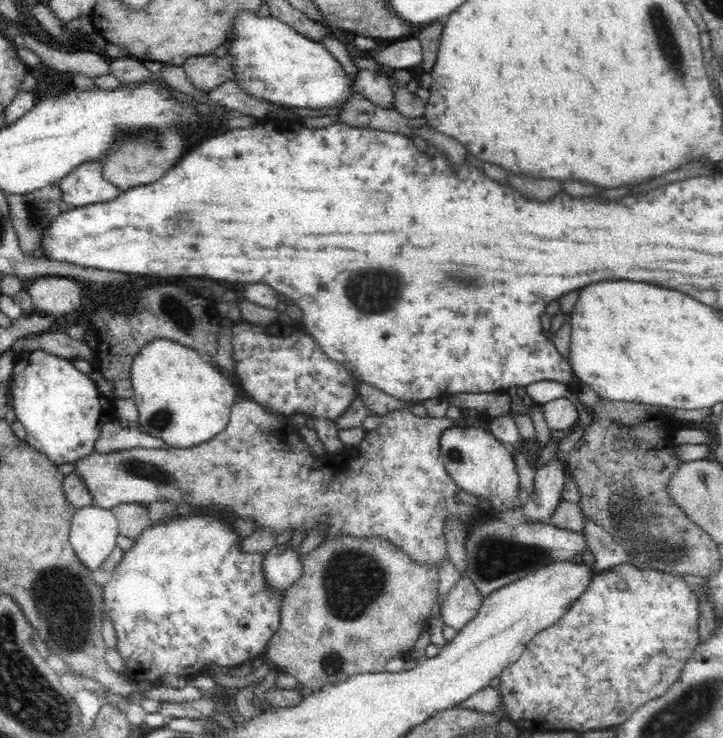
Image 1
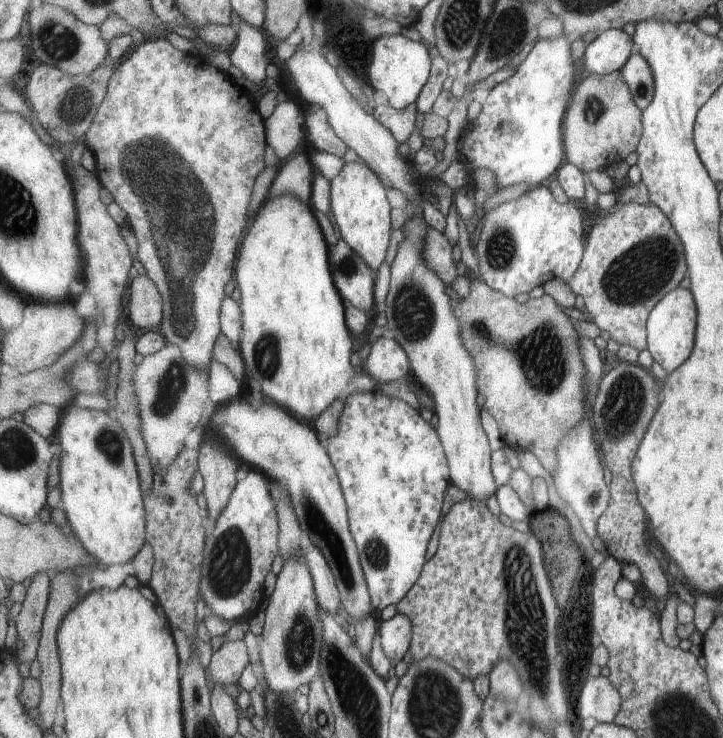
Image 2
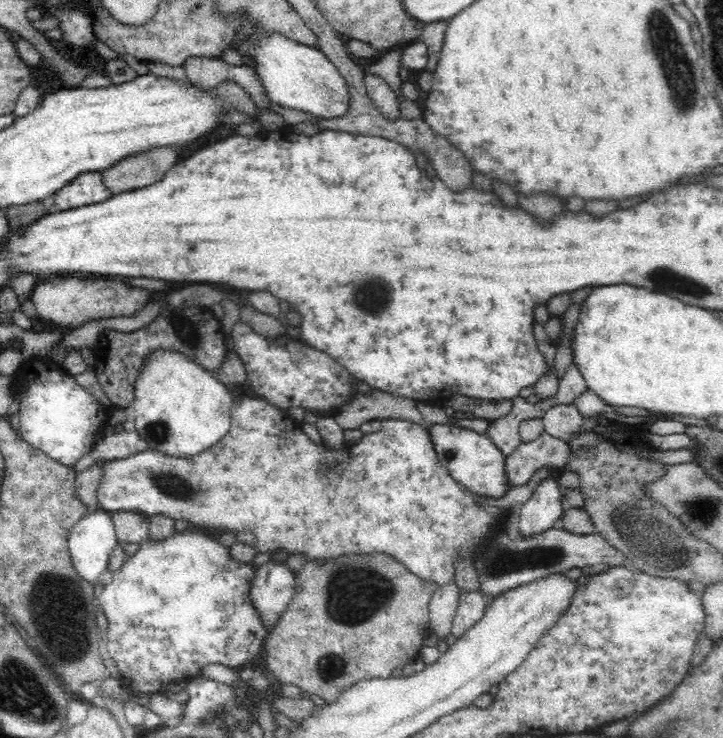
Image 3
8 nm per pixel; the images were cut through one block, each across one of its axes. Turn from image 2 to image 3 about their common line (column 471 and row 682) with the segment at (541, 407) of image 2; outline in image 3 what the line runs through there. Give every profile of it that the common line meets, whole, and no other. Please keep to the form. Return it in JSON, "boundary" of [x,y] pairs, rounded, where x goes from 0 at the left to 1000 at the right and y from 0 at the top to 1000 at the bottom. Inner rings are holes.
{"boundary":[[[481,753],[452,763],[426,760],[409,780],[407,808],[396,829],[365,875],[371,908],[390,930],[409,930],[422,943],[443,950],[463,950],[470,936],[498,920],[539,919],[546,908],[557,908],[580,890],[586,866],[595,862],[593,820],[604,799],[564,775],[559,763],[550,767],[528,753]]]}

